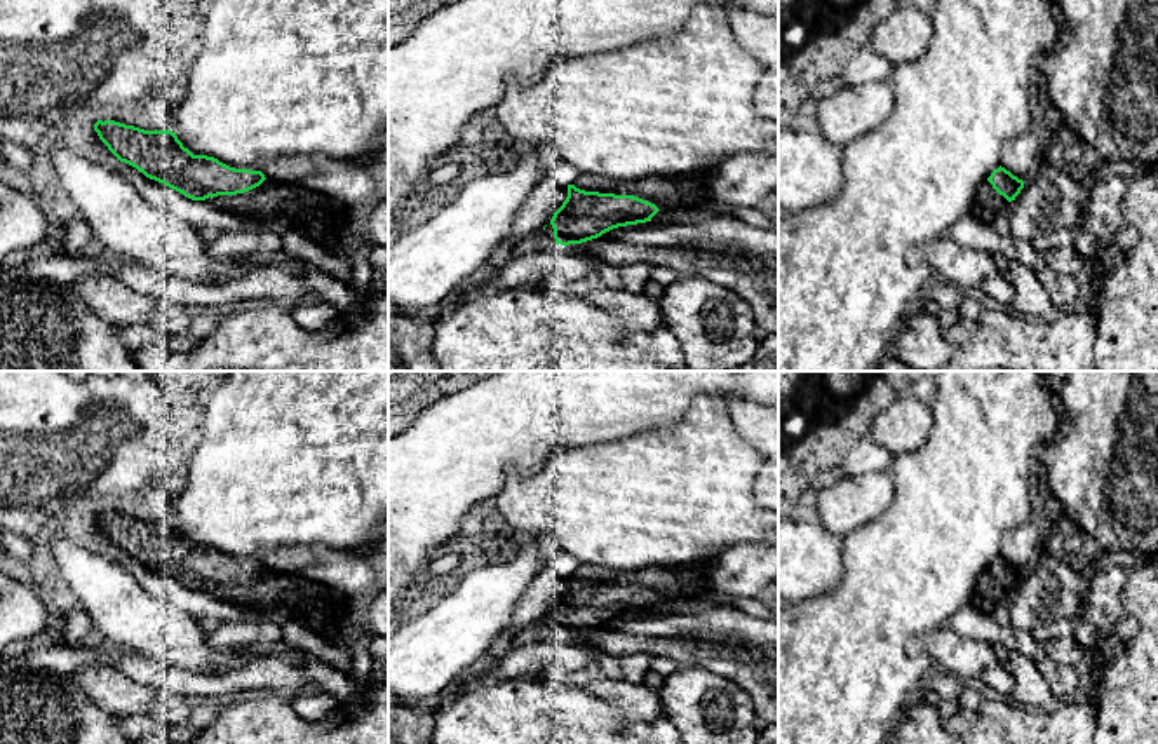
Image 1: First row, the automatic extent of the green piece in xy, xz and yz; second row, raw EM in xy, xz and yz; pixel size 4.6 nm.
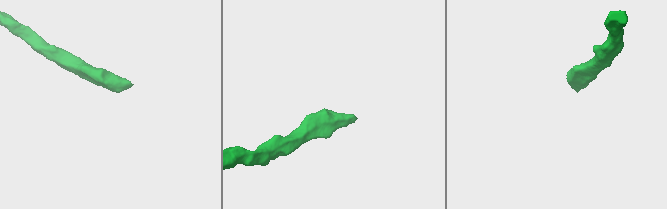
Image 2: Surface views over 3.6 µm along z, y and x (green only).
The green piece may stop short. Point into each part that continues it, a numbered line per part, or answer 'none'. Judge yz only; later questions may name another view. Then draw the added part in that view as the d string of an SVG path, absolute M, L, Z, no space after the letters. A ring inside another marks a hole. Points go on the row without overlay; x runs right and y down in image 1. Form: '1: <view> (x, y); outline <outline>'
1: yz (988, 593); outline M986 570L979 575L970 605L980 612L991 613L996 605L1005 603L1008 591L1000 585L993 575Z

